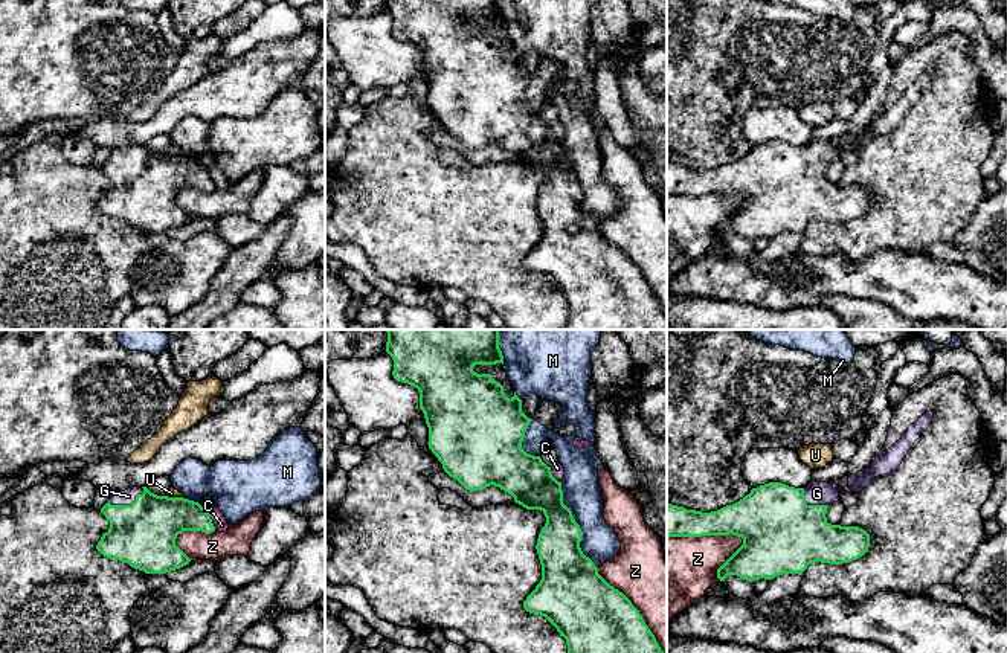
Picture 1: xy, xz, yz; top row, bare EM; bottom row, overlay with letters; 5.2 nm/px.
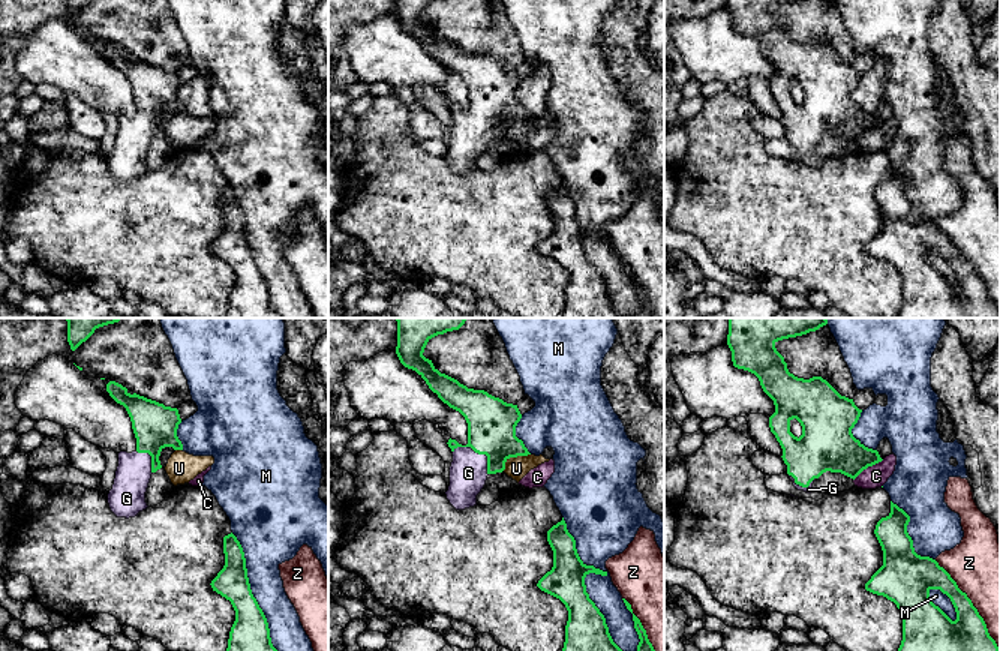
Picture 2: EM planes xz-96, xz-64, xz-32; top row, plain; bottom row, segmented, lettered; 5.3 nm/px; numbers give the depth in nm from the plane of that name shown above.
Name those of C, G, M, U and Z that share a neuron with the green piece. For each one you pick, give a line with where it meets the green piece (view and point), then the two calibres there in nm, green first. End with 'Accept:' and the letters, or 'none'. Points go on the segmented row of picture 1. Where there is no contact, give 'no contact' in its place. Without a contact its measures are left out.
G: contact xy (127, 505); calibres 340 and 80 nm
Accept: G

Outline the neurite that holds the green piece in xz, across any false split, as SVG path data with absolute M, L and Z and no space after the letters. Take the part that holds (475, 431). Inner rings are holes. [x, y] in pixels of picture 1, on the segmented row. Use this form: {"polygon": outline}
{"polygon": "M386 330L386 352L394 360L392 375L420 392L420 409L429 427L429 449L442 464L444 471L465 490L478 491L490 485L499 487L526 510L540 510L546 523L537 539L537 554L542 565L542 580L523 601L529 613L545 616L566 639L568 653L664 653L645 624L639 610L618 589L610 586L595 563L580 548L583 531L571 508L563 503L561 482L558 482L540 456L522 449L525 432L532 421L522 412L522 400L508 398L504 386L491 374L478 374L475 365L504 365L499 348L499 330Z"}

